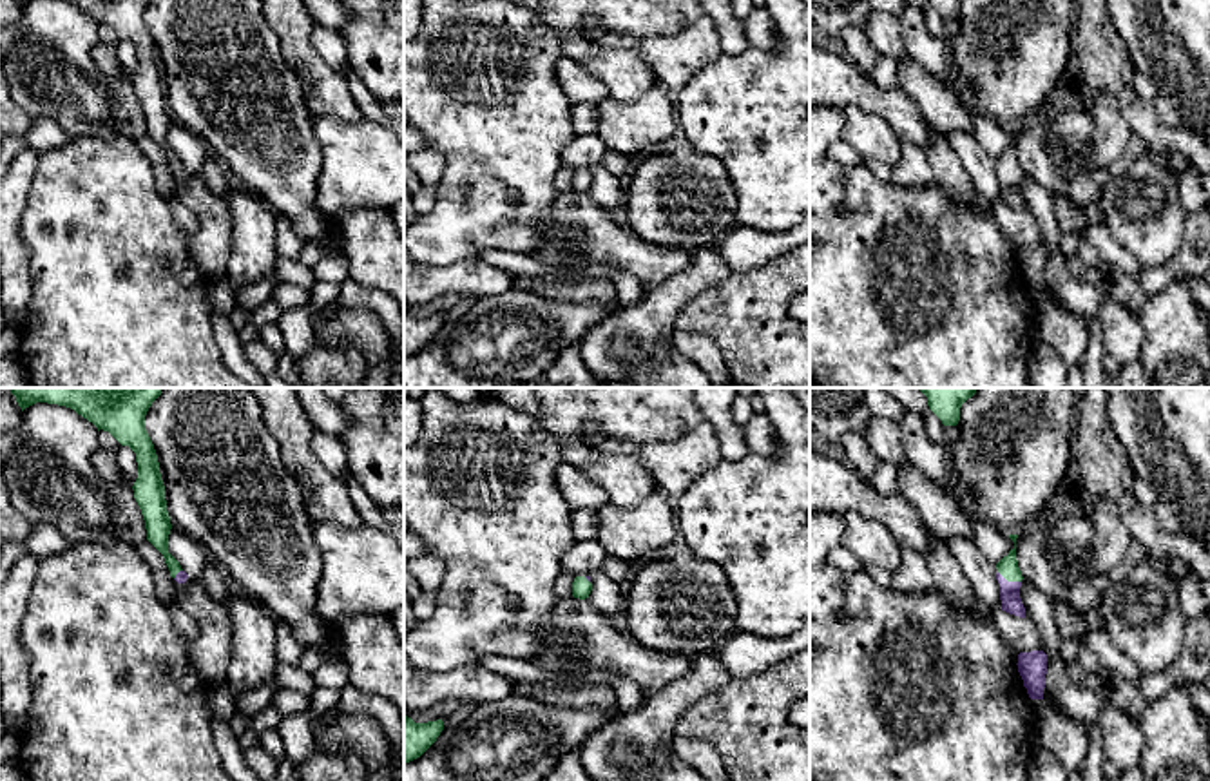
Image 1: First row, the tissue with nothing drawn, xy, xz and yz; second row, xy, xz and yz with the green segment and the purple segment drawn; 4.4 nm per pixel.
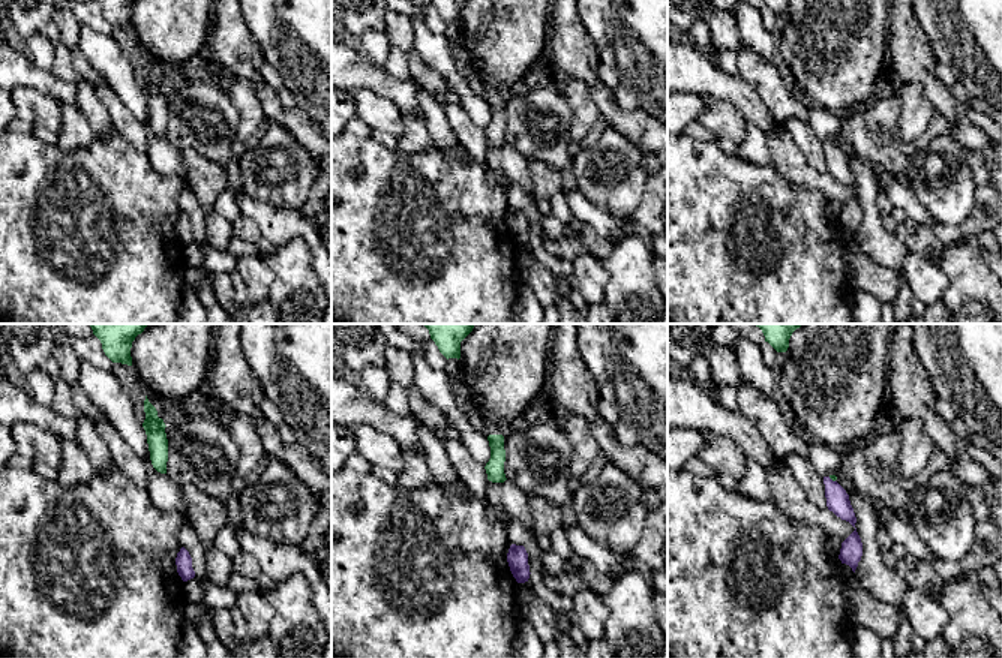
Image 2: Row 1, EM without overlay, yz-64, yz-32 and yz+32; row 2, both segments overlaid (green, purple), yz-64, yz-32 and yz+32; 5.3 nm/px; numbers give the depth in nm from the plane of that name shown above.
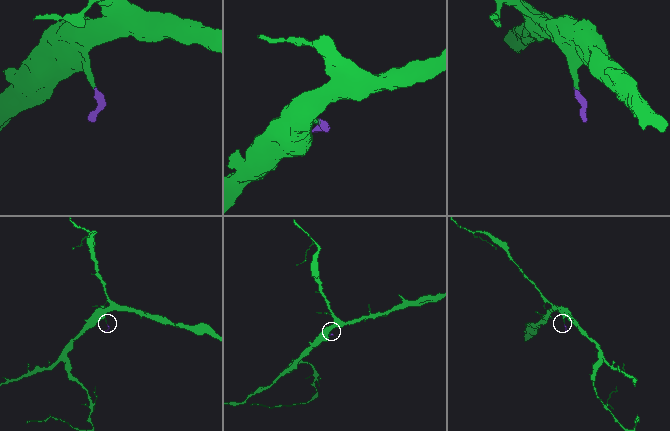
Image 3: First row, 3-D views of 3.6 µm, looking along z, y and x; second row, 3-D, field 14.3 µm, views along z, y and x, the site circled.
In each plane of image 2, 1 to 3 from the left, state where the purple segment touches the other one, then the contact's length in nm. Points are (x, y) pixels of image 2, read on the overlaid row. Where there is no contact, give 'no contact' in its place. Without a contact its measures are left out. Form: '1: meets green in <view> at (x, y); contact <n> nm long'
1: no contact
2: no contact
3: meets green in yz+32 at (831, 478); contact 50 nm long

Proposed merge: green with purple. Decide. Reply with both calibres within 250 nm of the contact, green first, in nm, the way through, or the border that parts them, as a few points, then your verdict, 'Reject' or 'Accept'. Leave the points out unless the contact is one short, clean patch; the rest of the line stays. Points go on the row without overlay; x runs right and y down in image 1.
Thickness 90 nm (green) against 100 nm. Path across: yz (1008, 160), (1009, 174), (1009, 185). Accept

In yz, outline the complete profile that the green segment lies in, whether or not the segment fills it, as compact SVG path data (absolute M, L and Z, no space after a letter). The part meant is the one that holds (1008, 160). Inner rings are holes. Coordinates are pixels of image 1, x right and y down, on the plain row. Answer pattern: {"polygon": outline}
{"polygon": "M1009 129L1009 132L1014 136L1014 141L1009 145L1007 150L1004 150L996 158L996 174L1000 178L1000 194L1002 194L1002 205L1025 212L1025 201L1020 192L1020 181L1022 181L1022 165L1018 161L1016 154L1016 132L1018 129Z"}

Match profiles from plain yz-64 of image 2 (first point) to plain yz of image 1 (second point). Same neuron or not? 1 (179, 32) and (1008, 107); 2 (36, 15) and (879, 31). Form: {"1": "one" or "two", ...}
{"1": "one", "2": "two"}

